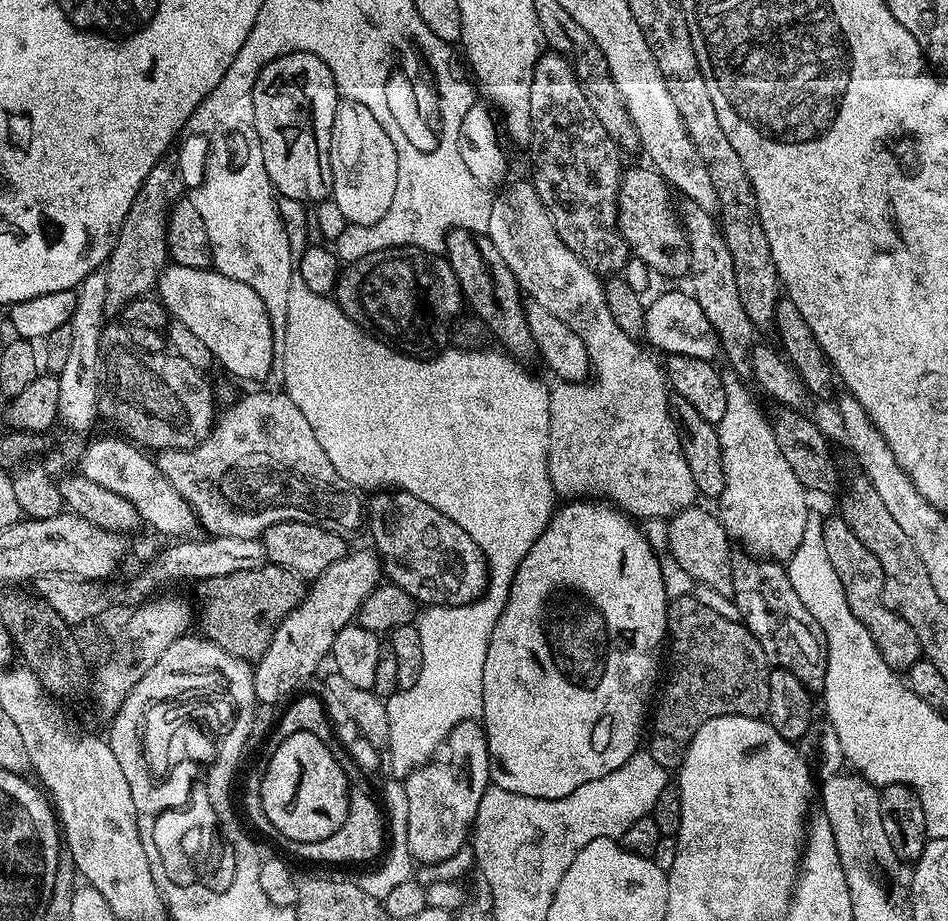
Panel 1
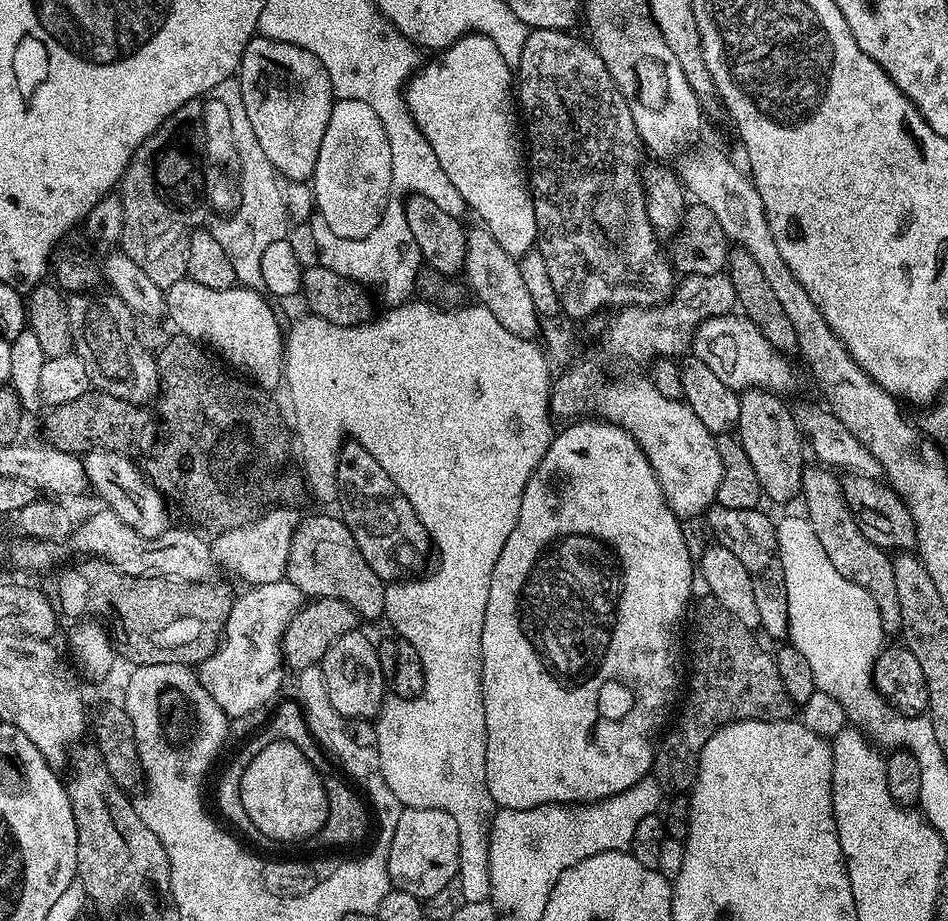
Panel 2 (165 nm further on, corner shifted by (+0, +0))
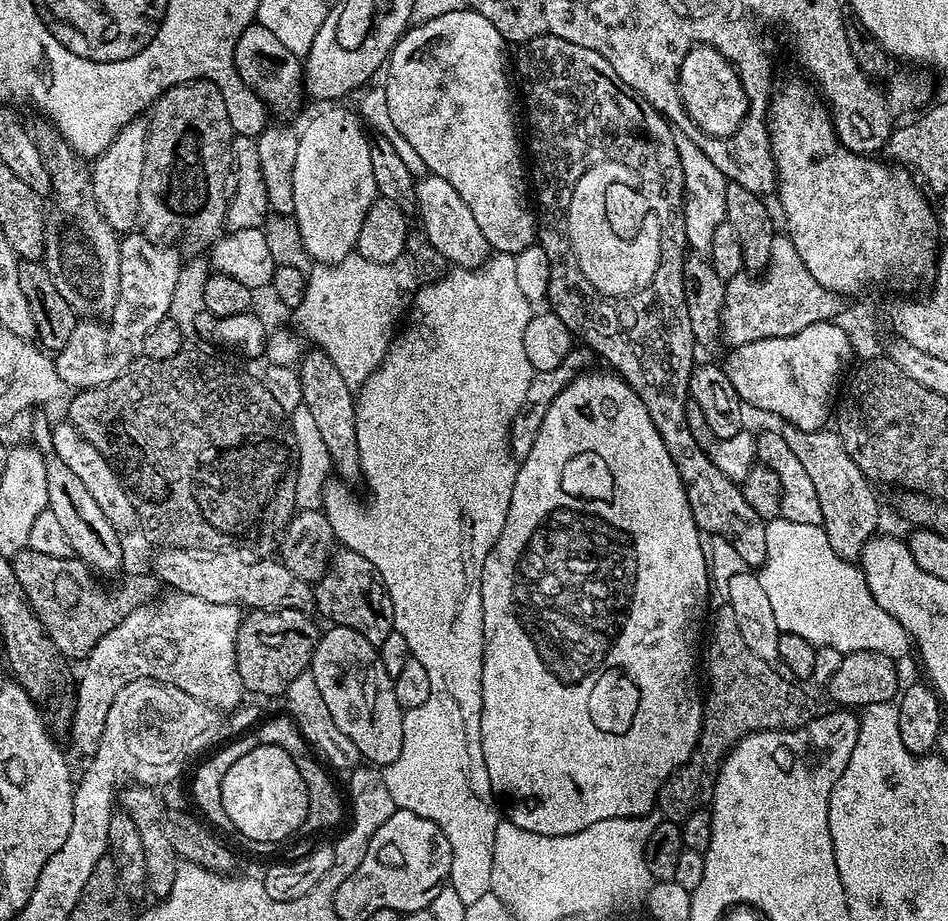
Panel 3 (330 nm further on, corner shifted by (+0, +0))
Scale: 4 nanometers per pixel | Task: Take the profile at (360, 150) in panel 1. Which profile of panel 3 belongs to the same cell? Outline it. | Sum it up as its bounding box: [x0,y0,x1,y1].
[293,106,377,264]

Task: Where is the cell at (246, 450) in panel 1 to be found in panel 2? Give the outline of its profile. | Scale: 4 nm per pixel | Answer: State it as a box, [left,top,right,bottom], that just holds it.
[83,448,170,538]

